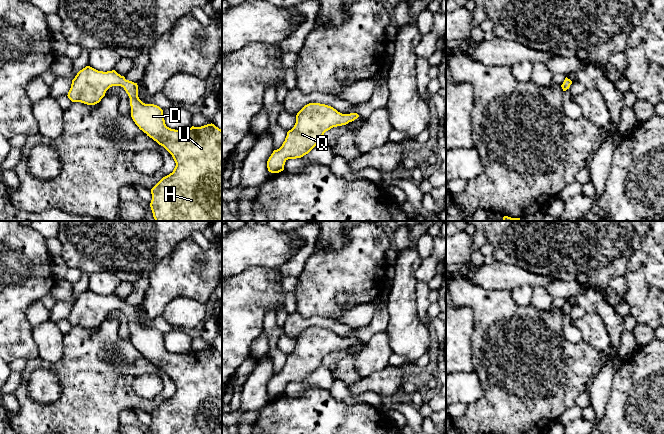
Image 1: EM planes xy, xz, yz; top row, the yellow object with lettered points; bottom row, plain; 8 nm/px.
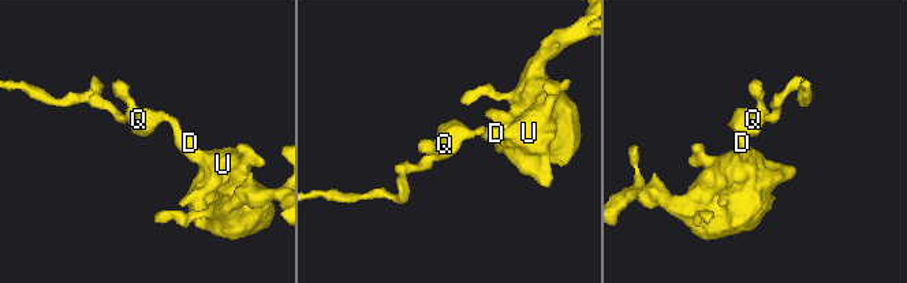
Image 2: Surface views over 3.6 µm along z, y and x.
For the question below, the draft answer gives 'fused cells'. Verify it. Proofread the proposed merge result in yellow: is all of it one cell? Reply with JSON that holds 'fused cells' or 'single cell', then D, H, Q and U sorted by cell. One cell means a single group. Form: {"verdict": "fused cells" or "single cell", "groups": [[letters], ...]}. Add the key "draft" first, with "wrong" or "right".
{"draft": "wrong", "verdict": "single cell", "groups": [["D", "H", "Q", "U"]]}

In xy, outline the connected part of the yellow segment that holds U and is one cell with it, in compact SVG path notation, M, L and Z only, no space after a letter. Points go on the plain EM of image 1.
M86 290L72 304L67 320L72 326L95 329L112 310L124 312L130 322L131 341L135 348L163 370L176 387L173 396L151 413L151 434L222 434L222 354L212 347L185 354L167 351L163 334L157 329L143 327L138 321L137 307L126 304L115 294L103 296Z

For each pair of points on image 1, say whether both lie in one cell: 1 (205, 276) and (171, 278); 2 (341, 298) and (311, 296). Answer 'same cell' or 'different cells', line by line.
1: same cell
2: different cells

